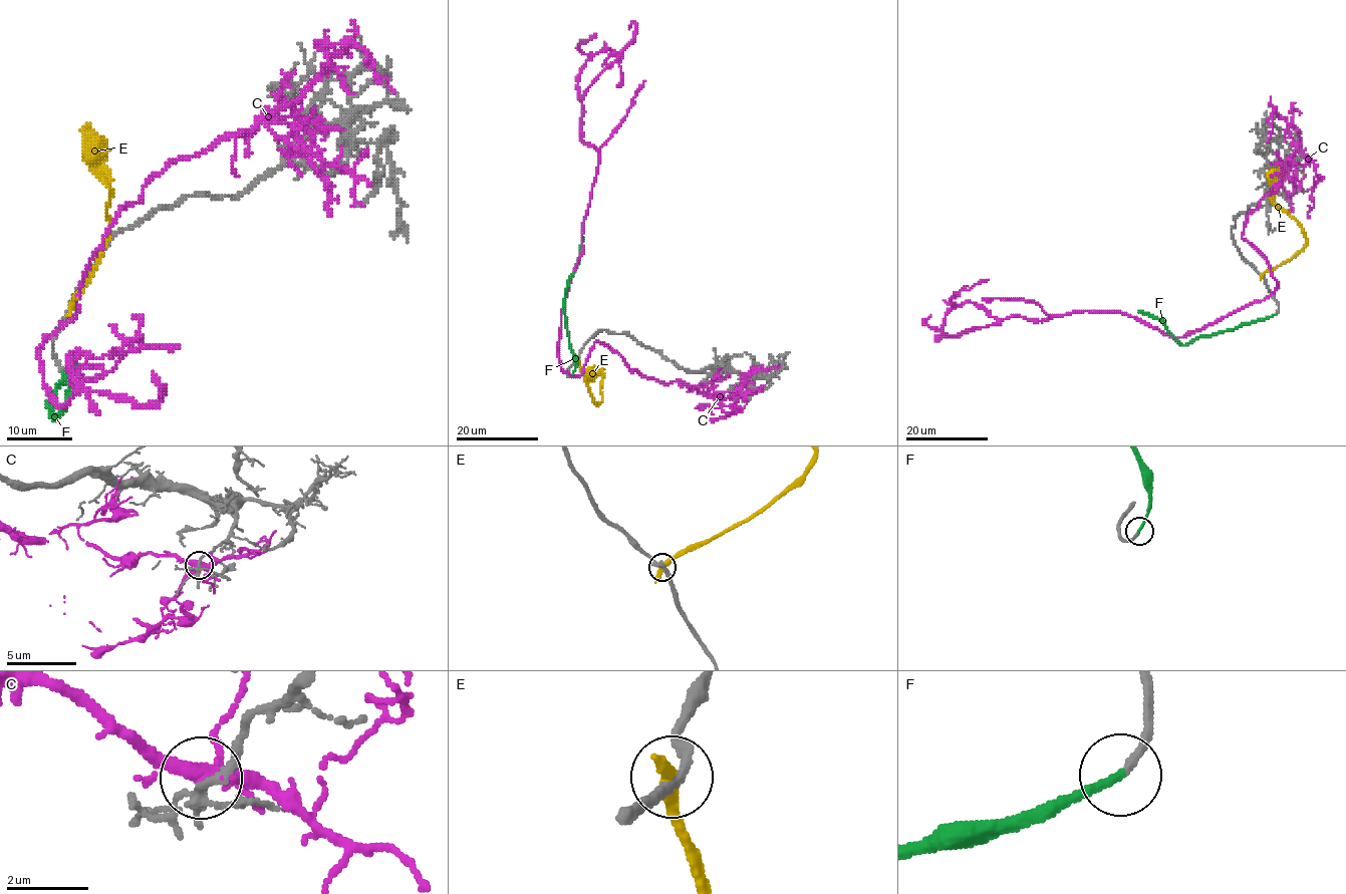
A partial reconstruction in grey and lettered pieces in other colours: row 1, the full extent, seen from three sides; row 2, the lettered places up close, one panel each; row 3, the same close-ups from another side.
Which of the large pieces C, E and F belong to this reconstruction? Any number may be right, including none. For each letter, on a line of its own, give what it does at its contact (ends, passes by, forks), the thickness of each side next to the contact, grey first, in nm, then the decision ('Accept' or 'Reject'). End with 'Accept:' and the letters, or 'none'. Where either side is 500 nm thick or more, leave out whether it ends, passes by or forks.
C: It forks there. Thickness 220 nm (grey) against 360 nm. Reject
E: It passes by. Thickness 260 nm (grey) against 320 nm. Reject
F: It ends there. Thickness 180 nm (grey) against 200 nm. Accept
Accept: F

